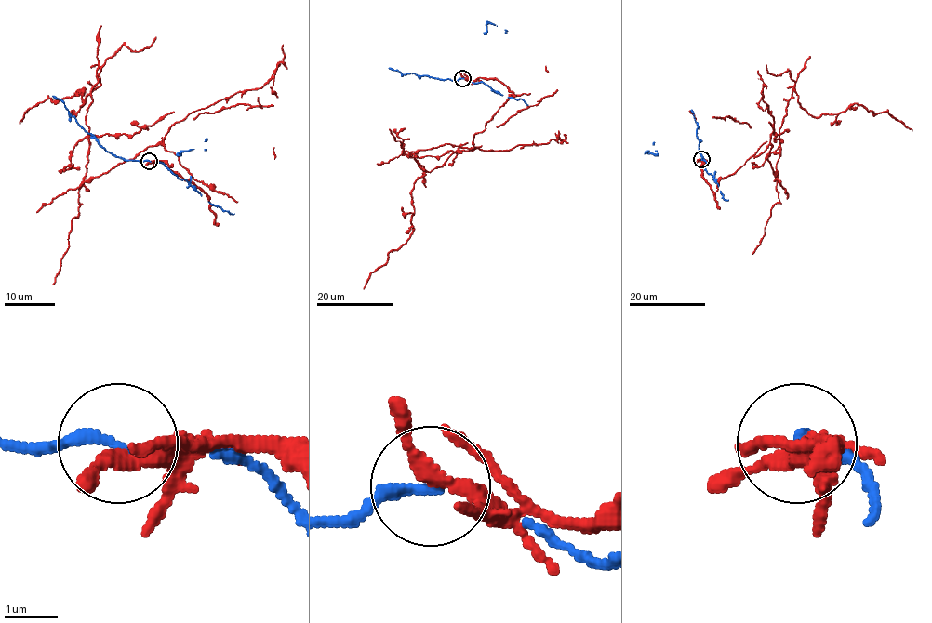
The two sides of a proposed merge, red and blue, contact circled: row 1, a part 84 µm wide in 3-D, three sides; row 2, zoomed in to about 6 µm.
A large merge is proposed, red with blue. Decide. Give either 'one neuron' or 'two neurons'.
two neurons

